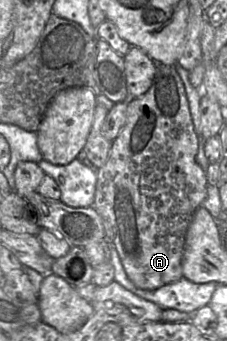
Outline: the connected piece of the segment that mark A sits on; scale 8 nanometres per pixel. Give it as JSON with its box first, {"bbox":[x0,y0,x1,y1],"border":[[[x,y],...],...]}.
{"bbox":[93,63,208,290],"border":[[[157,63],[156,72],[149,90],[141,97],[129,98],[128,100],[127,121],[118,136],[113,140],[106,163],[97,169],[98,178],[93,204],[93,207],[102,218],[108,242],[116,247],[127,276],[140,289],[155,290],[183,277],[182,259],[186,233],[194,212],[202,206],[207,197],[208,181],[206,171],[197,162],[198,147],[198,136],[192,122],[185,87],[177,73],[176,65]]]}

